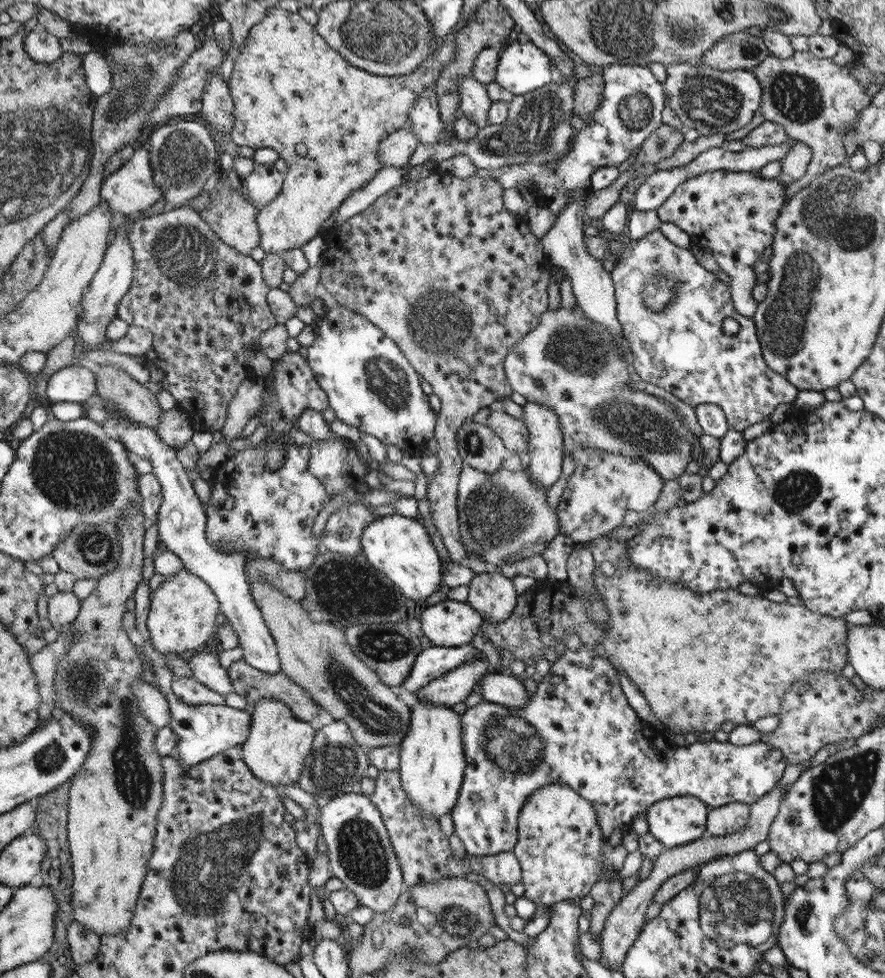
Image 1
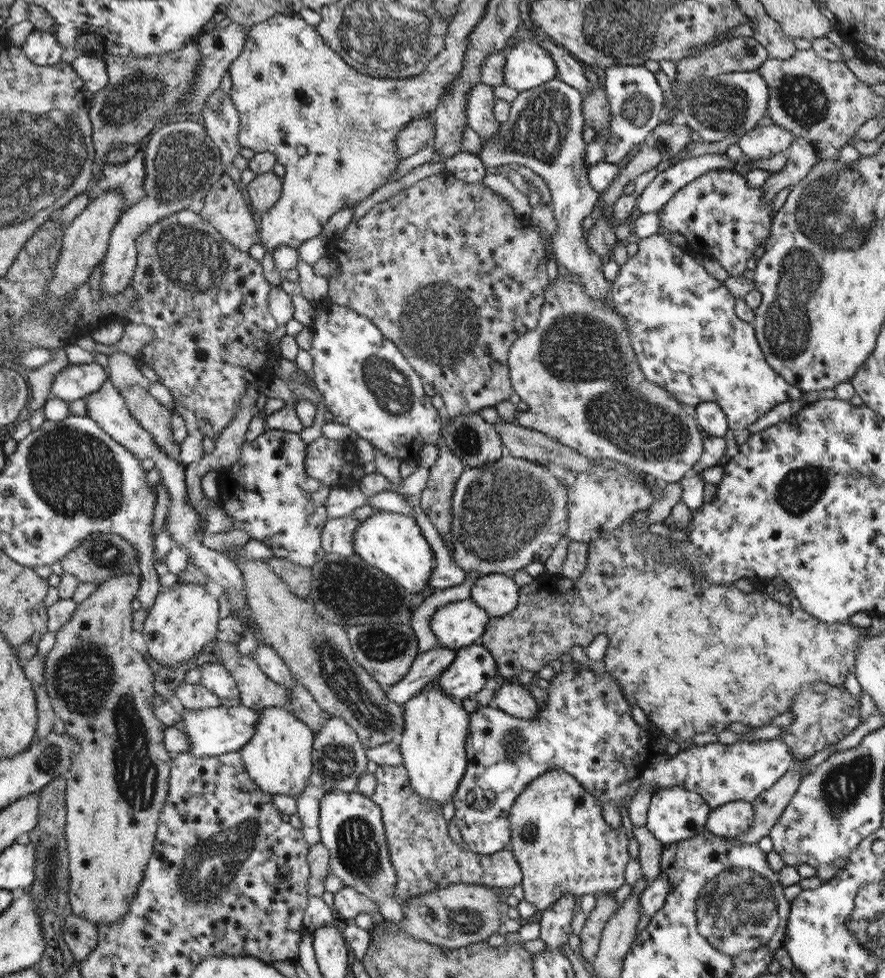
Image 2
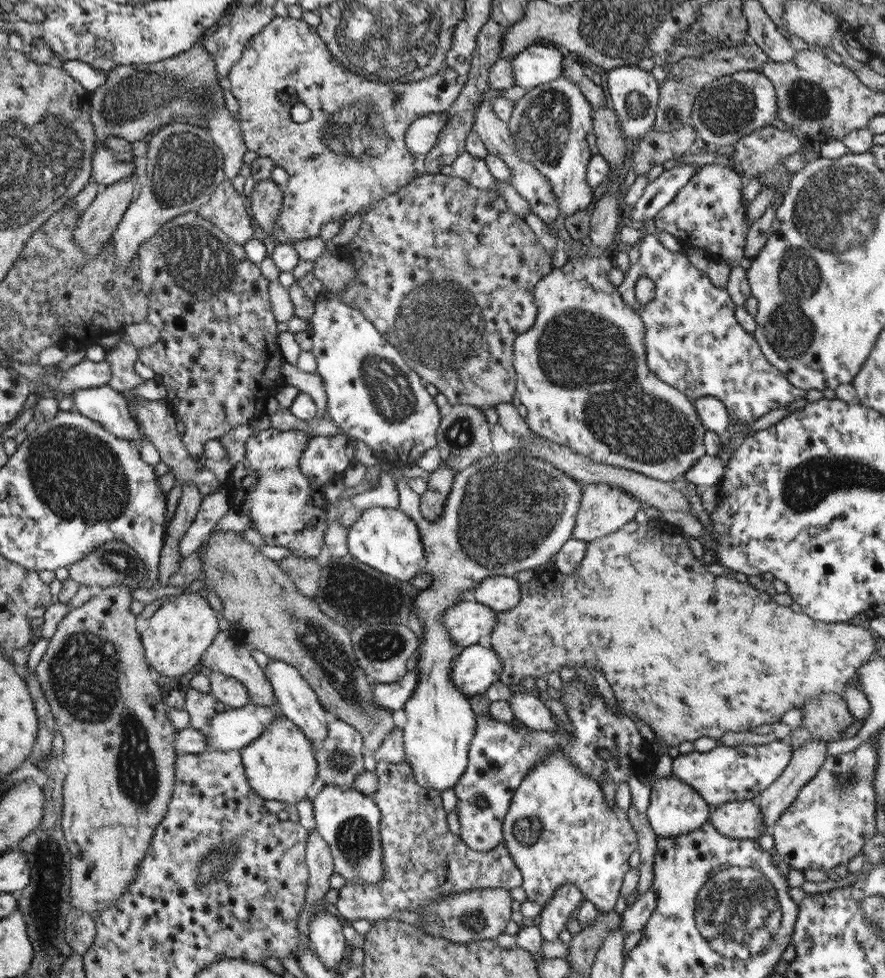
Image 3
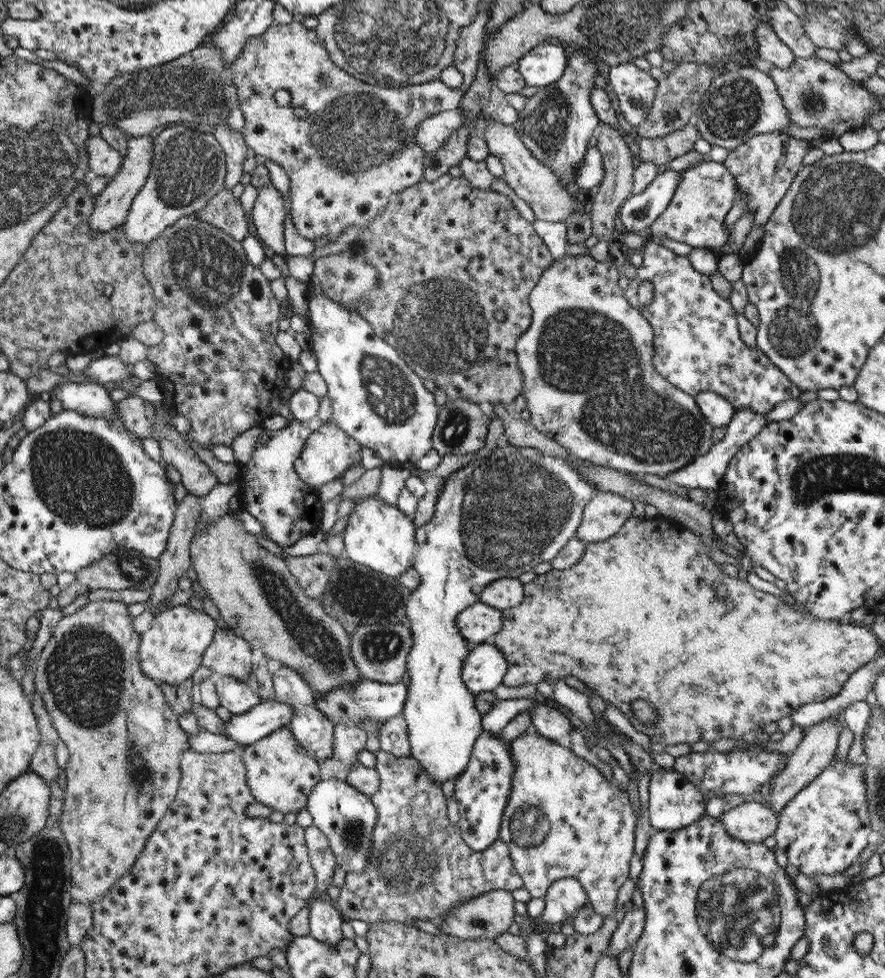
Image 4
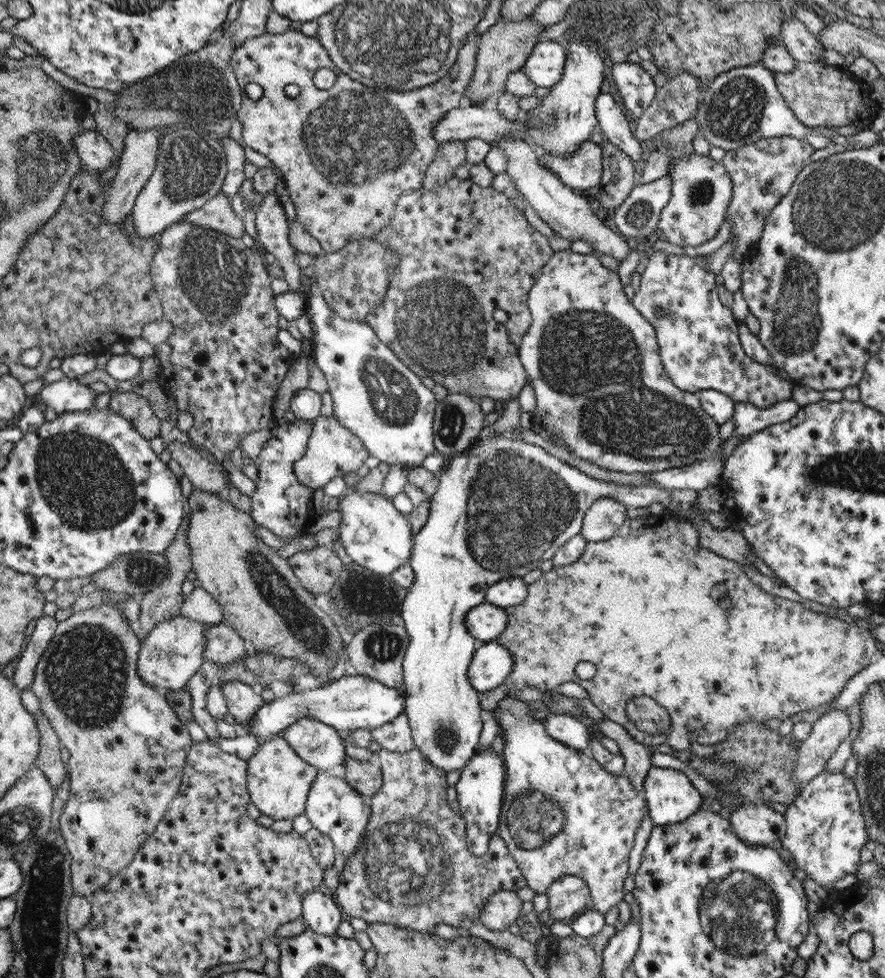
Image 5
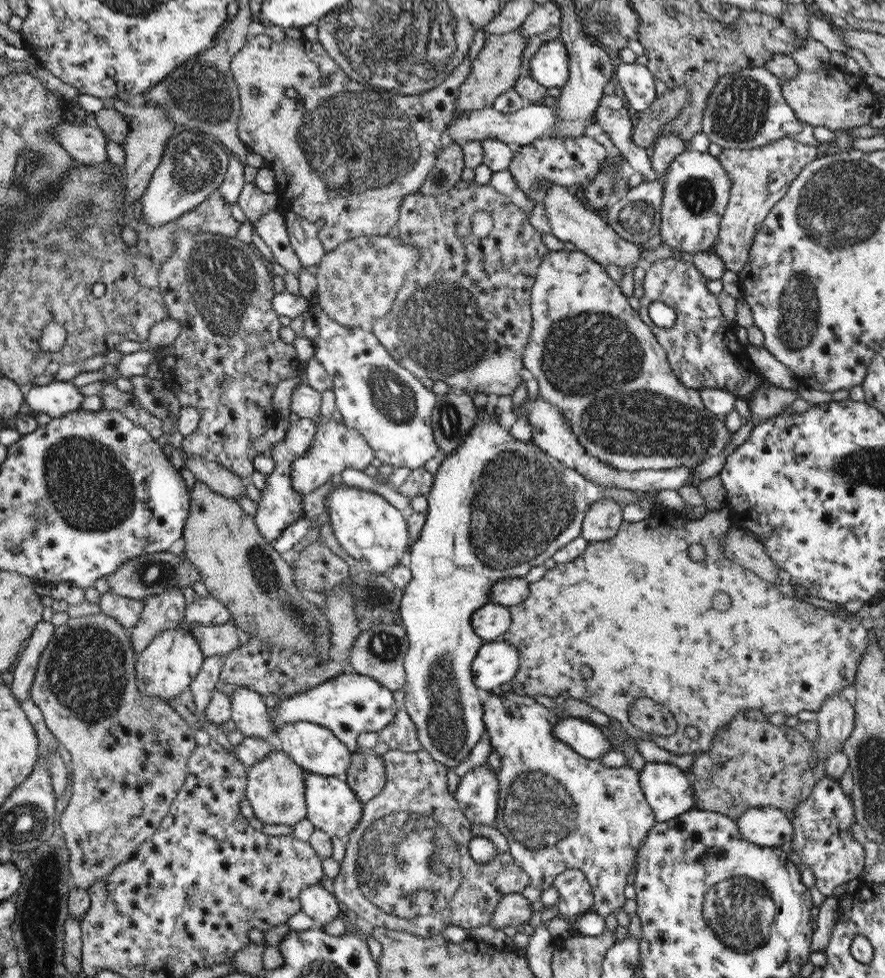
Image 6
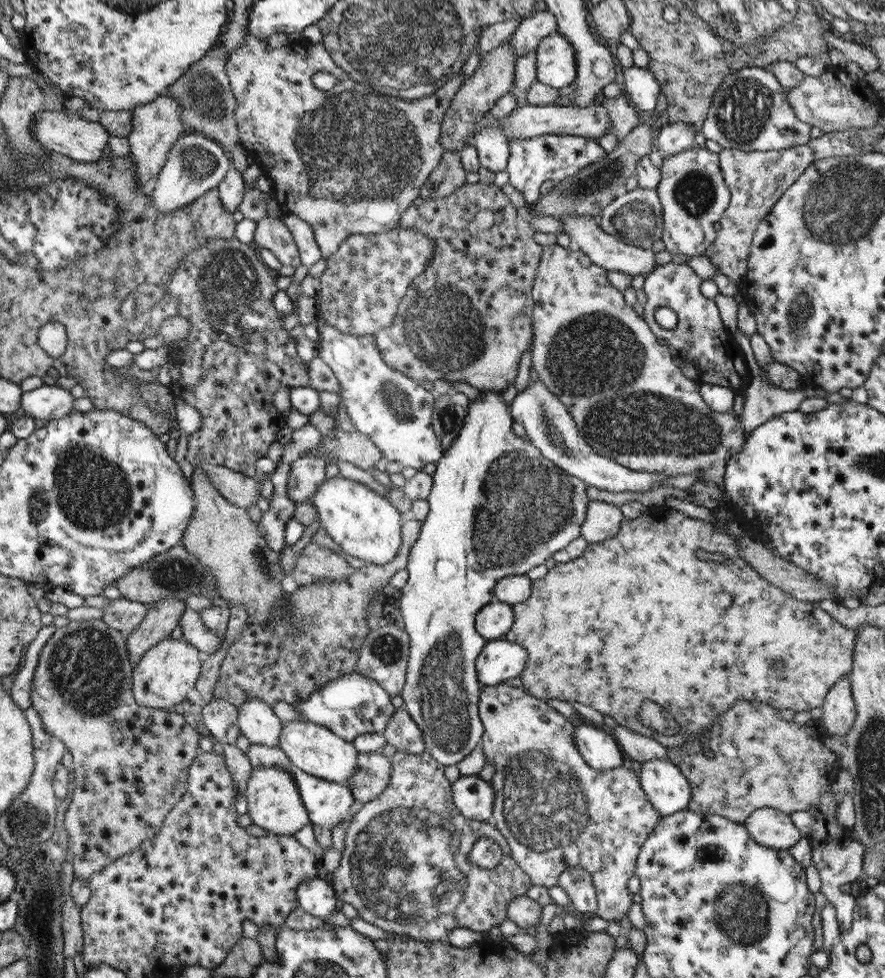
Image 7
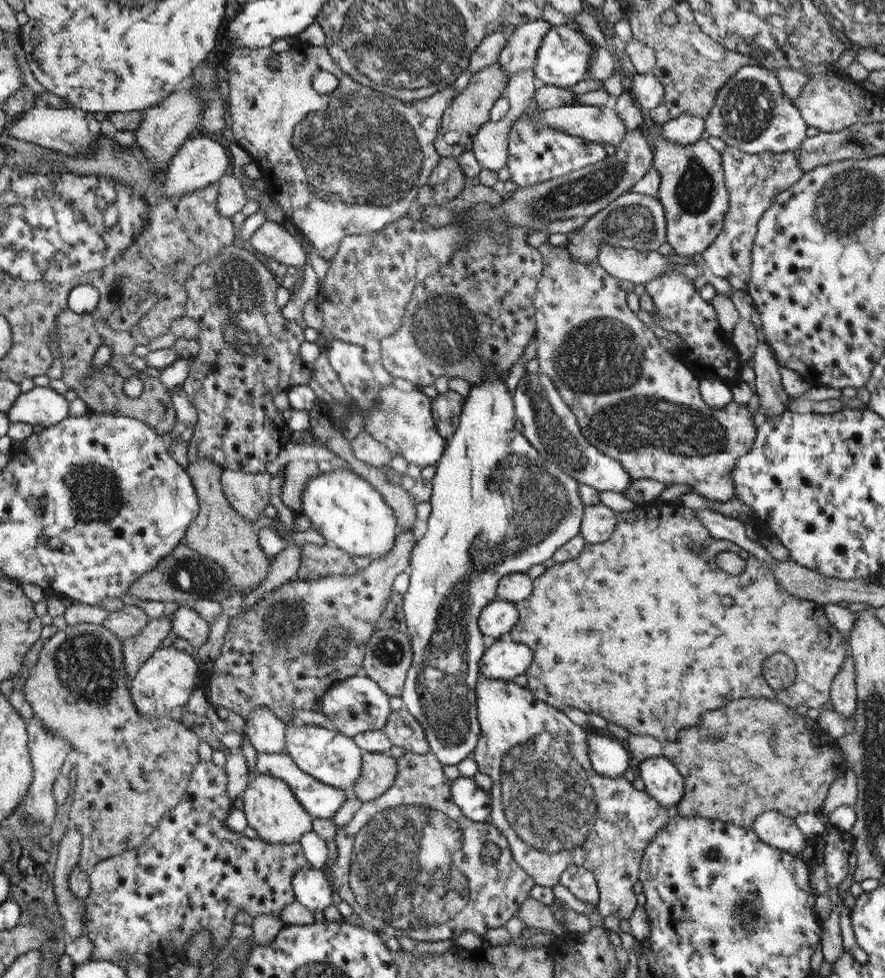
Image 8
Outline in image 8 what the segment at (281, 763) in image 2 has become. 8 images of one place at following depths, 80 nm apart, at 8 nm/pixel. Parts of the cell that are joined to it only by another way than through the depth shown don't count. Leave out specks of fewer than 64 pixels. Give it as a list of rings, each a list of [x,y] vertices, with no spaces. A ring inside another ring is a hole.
[[[260,774],[251,776],[240,800],[243,802],[247,826],[254,828],[258,836],[270,844],[290,844],[313,830],[314,818],[311,813],[296,800],[292,789],[278,777]]]

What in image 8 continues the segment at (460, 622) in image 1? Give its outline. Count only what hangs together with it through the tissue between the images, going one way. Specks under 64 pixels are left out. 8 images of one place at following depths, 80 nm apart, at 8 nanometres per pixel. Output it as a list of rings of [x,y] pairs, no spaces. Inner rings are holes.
[[[496,598],[479,616],[479,629],[484,635],[498,640],[503,634],[510,633],[518,620],[516,604]]]

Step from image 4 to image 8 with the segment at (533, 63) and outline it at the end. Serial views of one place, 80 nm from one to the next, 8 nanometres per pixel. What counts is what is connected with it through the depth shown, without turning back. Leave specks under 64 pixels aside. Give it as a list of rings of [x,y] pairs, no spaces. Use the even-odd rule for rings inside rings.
[[[566,24],[550,28],[544,36],[542,47],[539,49],[538,60],[534,66],[534,75],[547,86],[571,89],[588,76],[591,68],[592,46],[588,44],[586,32],[578,24]]]

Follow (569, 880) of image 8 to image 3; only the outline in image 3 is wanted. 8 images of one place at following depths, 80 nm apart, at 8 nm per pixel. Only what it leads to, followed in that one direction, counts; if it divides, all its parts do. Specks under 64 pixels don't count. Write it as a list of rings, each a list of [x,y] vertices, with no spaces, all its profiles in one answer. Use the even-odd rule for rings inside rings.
[[[572,883],[563,884],[554,894],[554,898],[543,906],[539,914],[540,929],[543,940],[555,941],[576,908],[580,908],[585,900],[583,892]]]

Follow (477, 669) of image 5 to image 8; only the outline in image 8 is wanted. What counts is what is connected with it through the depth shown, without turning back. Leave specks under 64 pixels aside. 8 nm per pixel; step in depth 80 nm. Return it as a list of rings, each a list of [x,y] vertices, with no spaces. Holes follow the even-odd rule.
[[[498,639],[484,651],[480,674],[496,680],[513,680],[529,670],[534,656],[535,652],[526,644]]]

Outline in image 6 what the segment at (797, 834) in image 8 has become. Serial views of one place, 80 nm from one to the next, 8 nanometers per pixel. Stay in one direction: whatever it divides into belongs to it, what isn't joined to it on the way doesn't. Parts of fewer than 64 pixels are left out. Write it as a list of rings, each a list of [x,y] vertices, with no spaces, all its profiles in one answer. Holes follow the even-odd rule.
[[[750,808],[736,822],[742,836],[761,847],[778,847],[794,838],[793,824],[780,809]]]

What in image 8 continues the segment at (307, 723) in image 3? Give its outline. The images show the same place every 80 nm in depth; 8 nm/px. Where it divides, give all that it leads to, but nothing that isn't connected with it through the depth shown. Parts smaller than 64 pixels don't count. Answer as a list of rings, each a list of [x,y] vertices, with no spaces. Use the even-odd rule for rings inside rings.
[[[296,724],[286,725],[285,741],[287,754],[299,765],[304,773],[310,774],[324,784],[330,784],[340,790],[356,786],[363,768],[362,750],[352,737],[346,737],[327,726]]]

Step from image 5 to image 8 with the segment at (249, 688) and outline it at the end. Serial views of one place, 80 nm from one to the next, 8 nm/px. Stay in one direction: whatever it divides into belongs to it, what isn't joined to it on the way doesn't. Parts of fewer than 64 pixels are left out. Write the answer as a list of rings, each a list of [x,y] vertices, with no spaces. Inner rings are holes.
[[[255,706],[244,720],[247,738],[257,752],[287,752],[286,724],[267,706]]]

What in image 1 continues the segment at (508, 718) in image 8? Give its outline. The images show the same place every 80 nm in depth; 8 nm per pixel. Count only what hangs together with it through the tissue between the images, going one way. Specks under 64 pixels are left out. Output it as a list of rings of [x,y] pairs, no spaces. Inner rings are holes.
[[[548,783],[546,787],[540,787],[528,797],[523,807],[524,816],[520,816],[520,836],[513,852],[522,865],[521,882],[524,885],[524,896],[540,906],[551,906],[568,898],[583,899],[600,881],[605,870],[611,870],[613,875],[604,879],[620,878],[618,872],[622,869],[628,852],[624,850],[623,845],[614,847],[608,843],[608,837],[603,835],[603,829],[599,825],[595,805],[580,796],[576,789],[564,783]]]

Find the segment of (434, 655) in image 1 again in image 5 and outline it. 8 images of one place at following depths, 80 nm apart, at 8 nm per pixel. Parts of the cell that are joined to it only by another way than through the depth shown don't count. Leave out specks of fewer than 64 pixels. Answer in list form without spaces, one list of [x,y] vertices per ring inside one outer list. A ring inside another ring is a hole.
[[[344,675],[340,679],[334,682],[328,682],[325,685],[304,692],[290,693],[285,697],[274,699],[270,703],[264,703],[253,716],[253,722],[245,722],[242,726],[245,728],[245,735],[257,736],[259,739],[263,739],[270,734],[276,734],[286,730],[291,724],[294,724],[300,718],[305,716],[315,717],[316,720],[323,721],[326,725],[332,725],[332,728],[336,728],[339,731],[339,735],[345,738],[345,742],[348,742],[347,753],[349,757],[358,759],[361,761],[370,761],[375,758],[367,748],[360,748],[350,742],[348,736],[353,730],[368,729],[374,730],[384,726],[387,722],[394,720],[403,710],[403,695],[397,691],[398,688],[390,688],[376,679],[364,676],[364,675]]]

